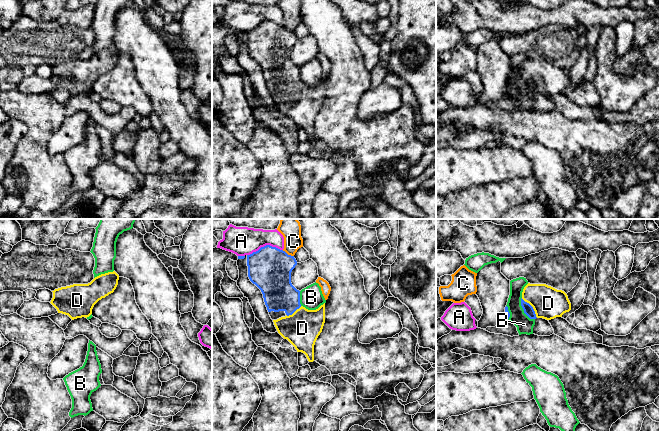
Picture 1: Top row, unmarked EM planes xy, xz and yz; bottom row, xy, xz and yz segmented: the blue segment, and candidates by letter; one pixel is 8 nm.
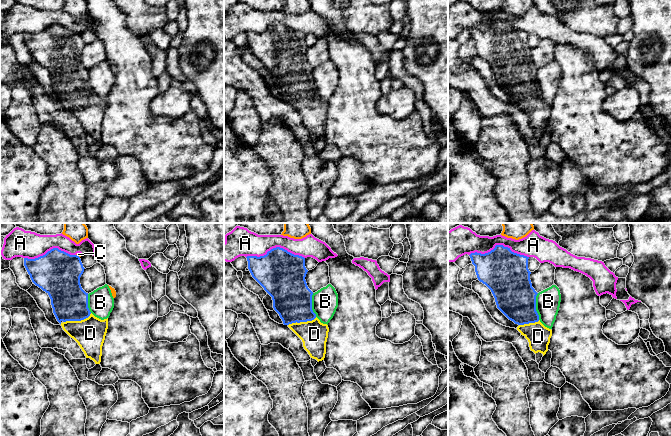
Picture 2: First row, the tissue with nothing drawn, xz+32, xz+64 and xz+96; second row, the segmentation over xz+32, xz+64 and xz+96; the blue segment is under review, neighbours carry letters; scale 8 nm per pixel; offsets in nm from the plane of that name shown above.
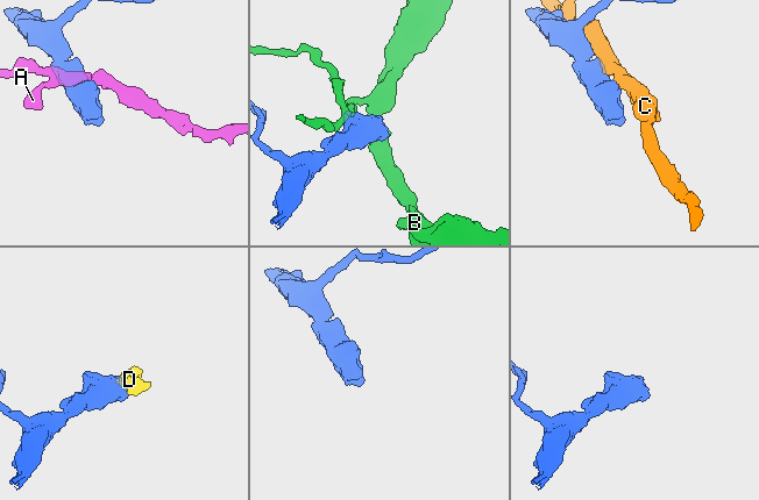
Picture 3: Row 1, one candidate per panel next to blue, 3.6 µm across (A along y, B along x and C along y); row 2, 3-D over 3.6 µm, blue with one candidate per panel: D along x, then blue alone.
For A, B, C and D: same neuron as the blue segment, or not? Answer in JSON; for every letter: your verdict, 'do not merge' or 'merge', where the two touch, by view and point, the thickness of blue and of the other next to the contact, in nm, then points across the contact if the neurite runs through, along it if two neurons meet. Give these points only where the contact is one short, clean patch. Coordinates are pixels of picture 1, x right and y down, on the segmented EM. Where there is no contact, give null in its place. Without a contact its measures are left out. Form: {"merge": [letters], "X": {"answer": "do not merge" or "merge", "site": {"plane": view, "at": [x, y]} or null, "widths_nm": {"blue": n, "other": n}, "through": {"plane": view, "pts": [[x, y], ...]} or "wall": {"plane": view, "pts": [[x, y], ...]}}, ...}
{"merge": ["D"], "A": {"answer": "do not merge", "site": {"plane": "xz", "at": [264, 246]}, "widths_nm": {"blue": 340, "other": 220}}, "B": {"answer": "do not merge", "site": {"plane": "yz", "at": [523, 309]}, "widths_nm": {"blue": 80, "other": 140}}, "C": {"answer": "do not merge", "site": {"plane": "xz", "at": [287, 254]}, "widths_nm": {"blue": 340, "other": 170}}, "D": {"answer": "merge", "site": {"plane": "yz", "at": [532, 307]}, "widths_nm": {"blue": 80, "other": 260}, "through": {"plane": "yz", "pts": [[528, 309], [532, 307], [536, 303], [548, 303]]}}}

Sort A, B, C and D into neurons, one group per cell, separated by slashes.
A / B / C / D

